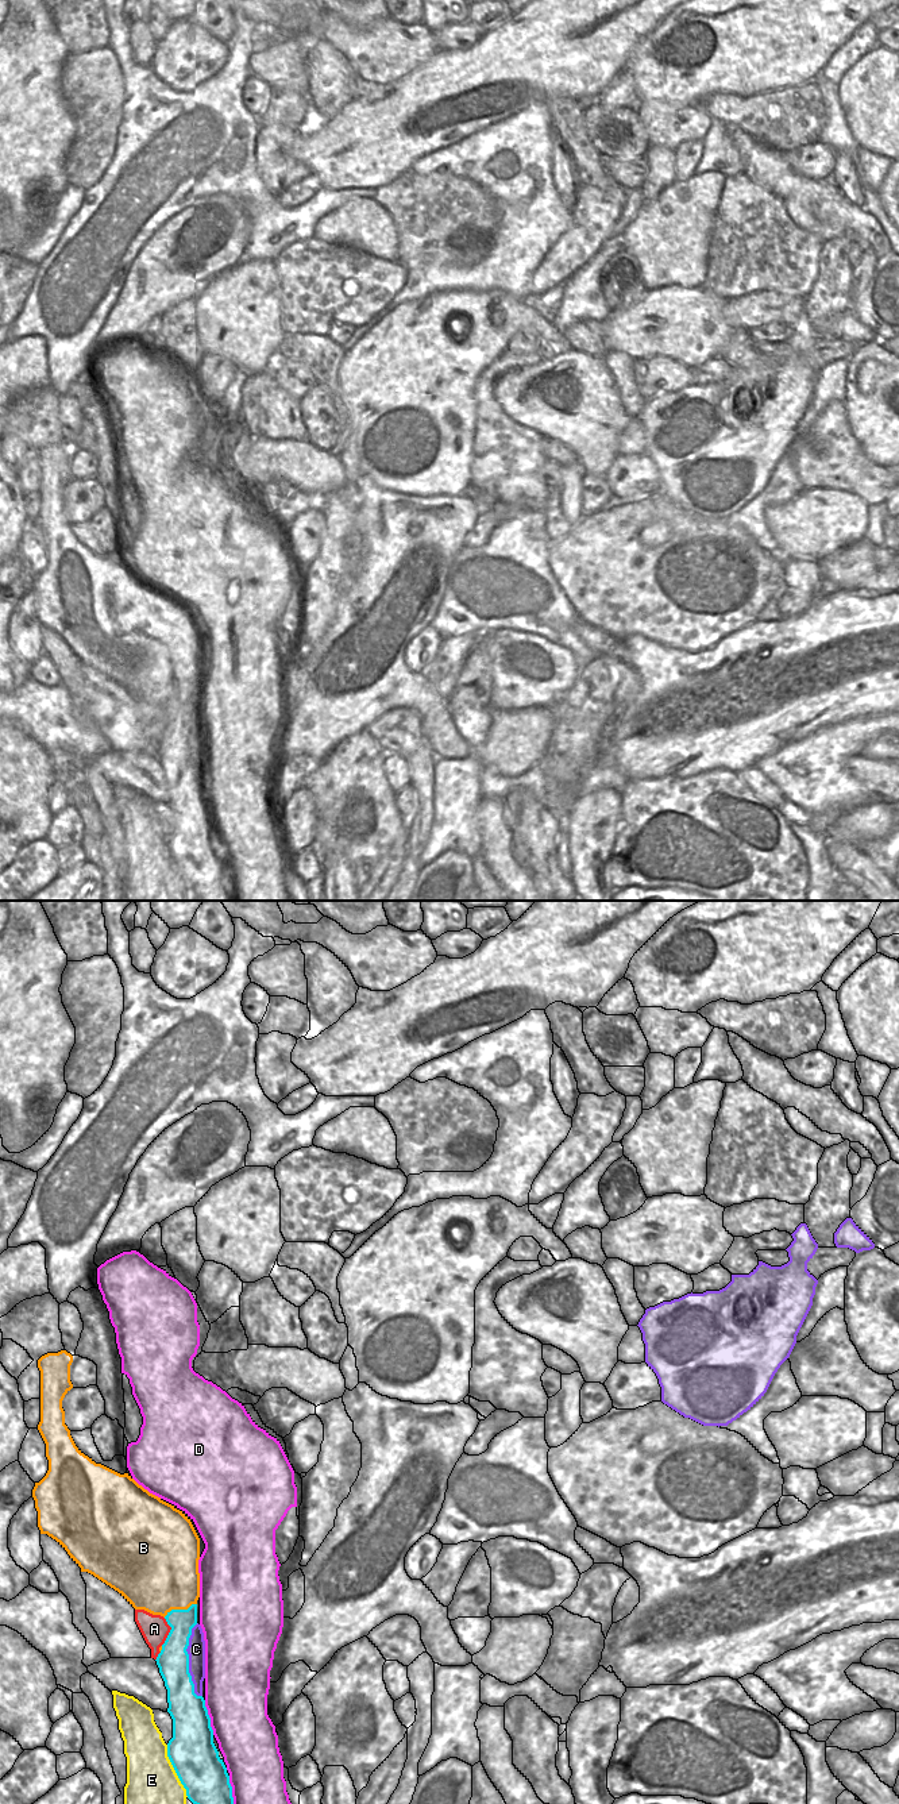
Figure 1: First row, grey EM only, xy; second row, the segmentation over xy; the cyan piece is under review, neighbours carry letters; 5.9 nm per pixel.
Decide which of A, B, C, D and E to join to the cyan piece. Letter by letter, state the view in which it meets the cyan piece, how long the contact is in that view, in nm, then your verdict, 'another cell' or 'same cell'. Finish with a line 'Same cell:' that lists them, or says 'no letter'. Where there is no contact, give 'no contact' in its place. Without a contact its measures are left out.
A: xy | 170 nm | another cell
B: xy | 220 nm | same cell
C: xy | 440 nm | another cell
D: xy | 220 nm | another cell
E: xy | 340 nm | another cell
Same cell: B

